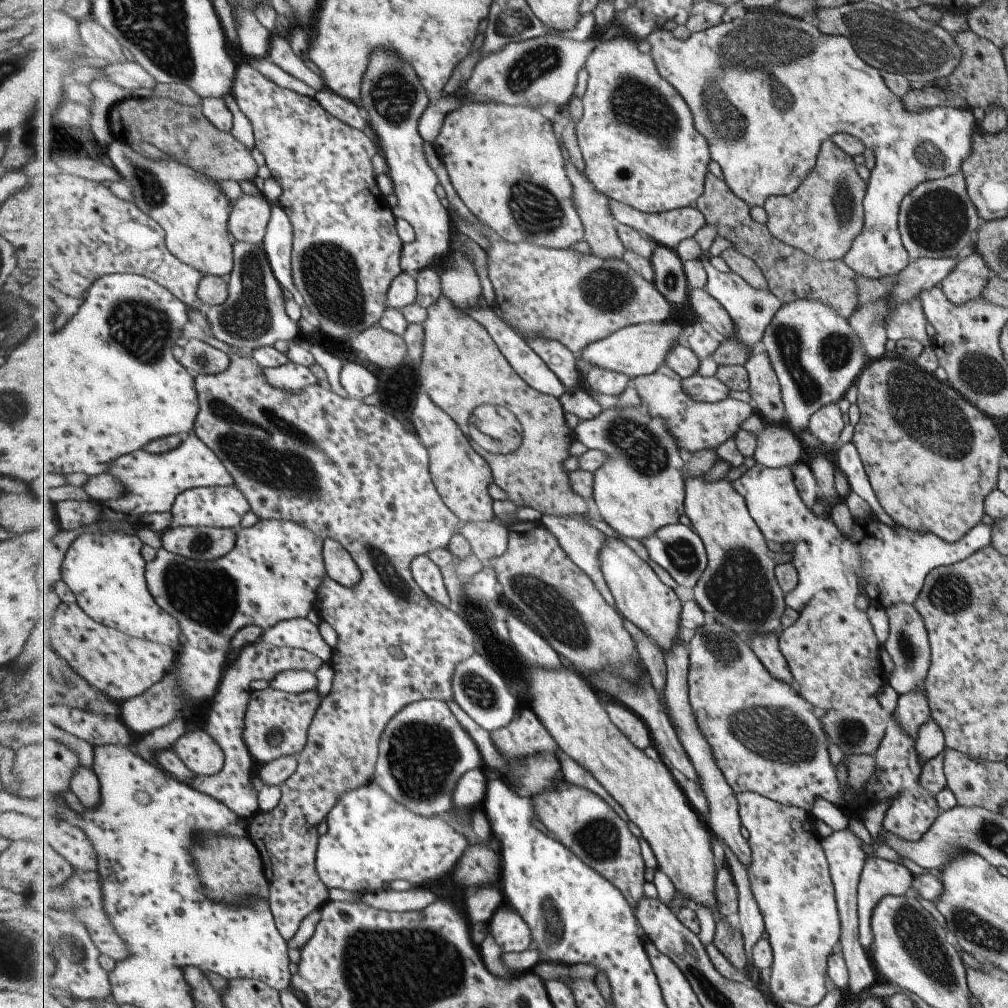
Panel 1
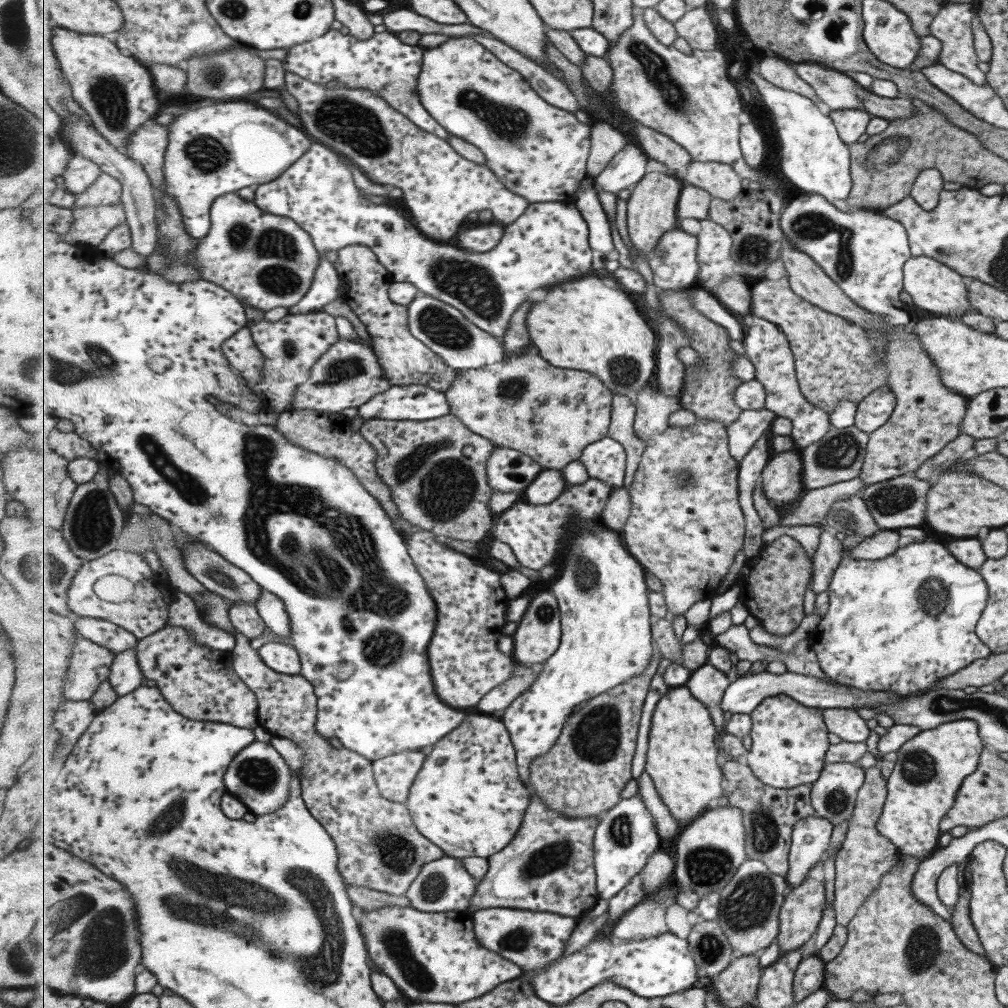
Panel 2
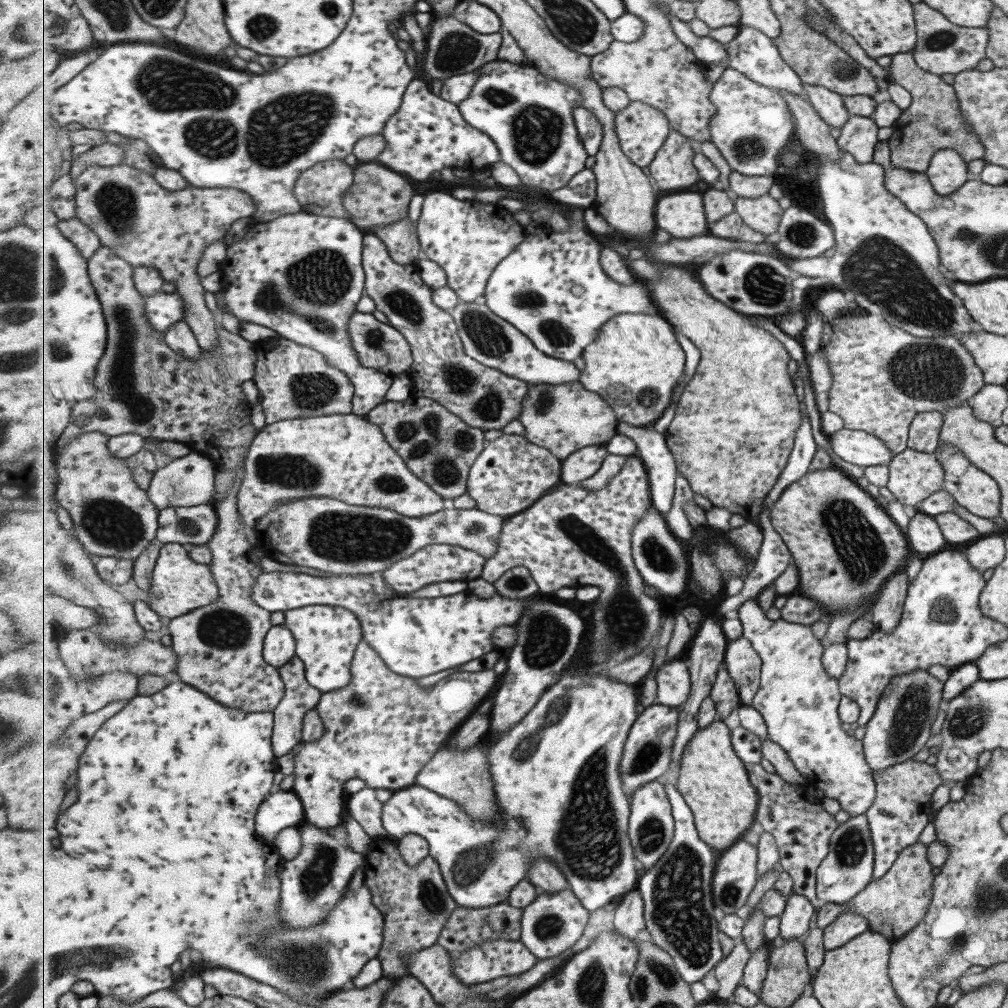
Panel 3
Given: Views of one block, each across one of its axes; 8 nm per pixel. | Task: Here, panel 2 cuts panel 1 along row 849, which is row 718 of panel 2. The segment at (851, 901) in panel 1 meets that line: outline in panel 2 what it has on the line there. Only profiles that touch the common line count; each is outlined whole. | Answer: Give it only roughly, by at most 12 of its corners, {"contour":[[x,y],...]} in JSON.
{"contour":[[824,708],[828,732],[864,742],[870,730],[853,708]]}

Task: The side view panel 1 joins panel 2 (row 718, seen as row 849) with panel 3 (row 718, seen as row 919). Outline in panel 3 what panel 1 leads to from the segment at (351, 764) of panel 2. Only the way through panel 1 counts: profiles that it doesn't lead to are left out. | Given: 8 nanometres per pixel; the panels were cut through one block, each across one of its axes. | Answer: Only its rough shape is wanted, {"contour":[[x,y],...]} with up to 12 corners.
{"contour":[[296,656],[280,668],[286,693],[274,710],[277,758],[302,742],[323,693]]}

